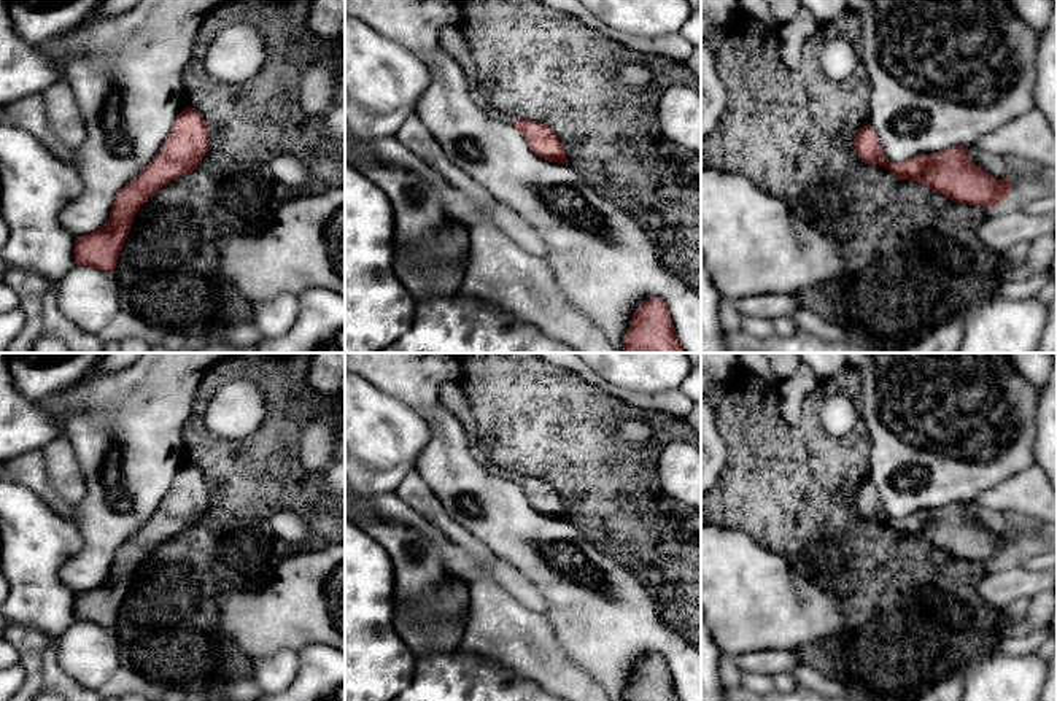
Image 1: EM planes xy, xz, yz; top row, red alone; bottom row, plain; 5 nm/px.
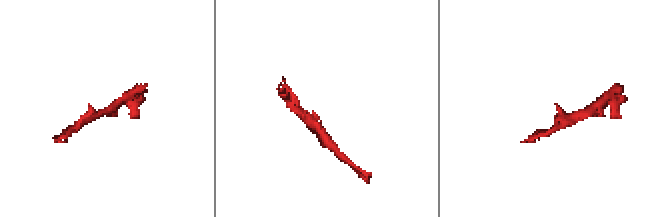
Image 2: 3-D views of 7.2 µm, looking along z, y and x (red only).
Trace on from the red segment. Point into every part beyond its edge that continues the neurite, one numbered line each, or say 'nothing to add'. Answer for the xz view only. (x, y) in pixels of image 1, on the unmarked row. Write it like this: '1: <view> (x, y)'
nothing to add

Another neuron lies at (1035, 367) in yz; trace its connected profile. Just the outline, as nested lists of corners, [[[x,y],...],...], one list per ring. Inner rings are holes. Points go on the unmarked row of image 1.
[[[1006,353],[1014,369],[1036,388],[1043,388],[1052,370],[1052,353]]]

